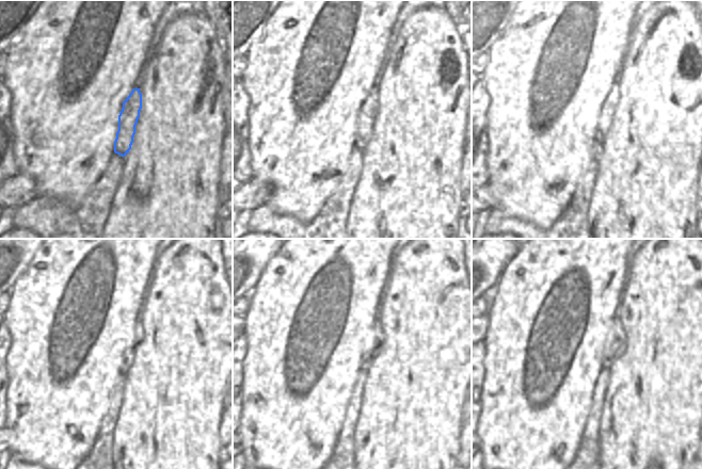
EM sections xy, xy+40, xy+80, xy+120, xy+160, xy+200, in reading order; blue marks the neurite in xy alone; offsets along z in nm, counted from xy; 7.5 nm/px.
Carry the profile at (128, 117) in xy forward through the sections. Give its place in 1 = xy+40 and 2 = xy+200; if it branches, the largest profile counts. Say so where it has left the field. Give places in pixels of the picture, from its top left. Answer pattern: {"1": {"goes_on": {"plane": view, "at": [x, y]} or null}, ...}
{"1": {"goes_on": {"plane": "xy+40", "at": [368, 111]}}, "2": {"goes_on": {"plane": "xy+200", "at": [616, 342]}}}

